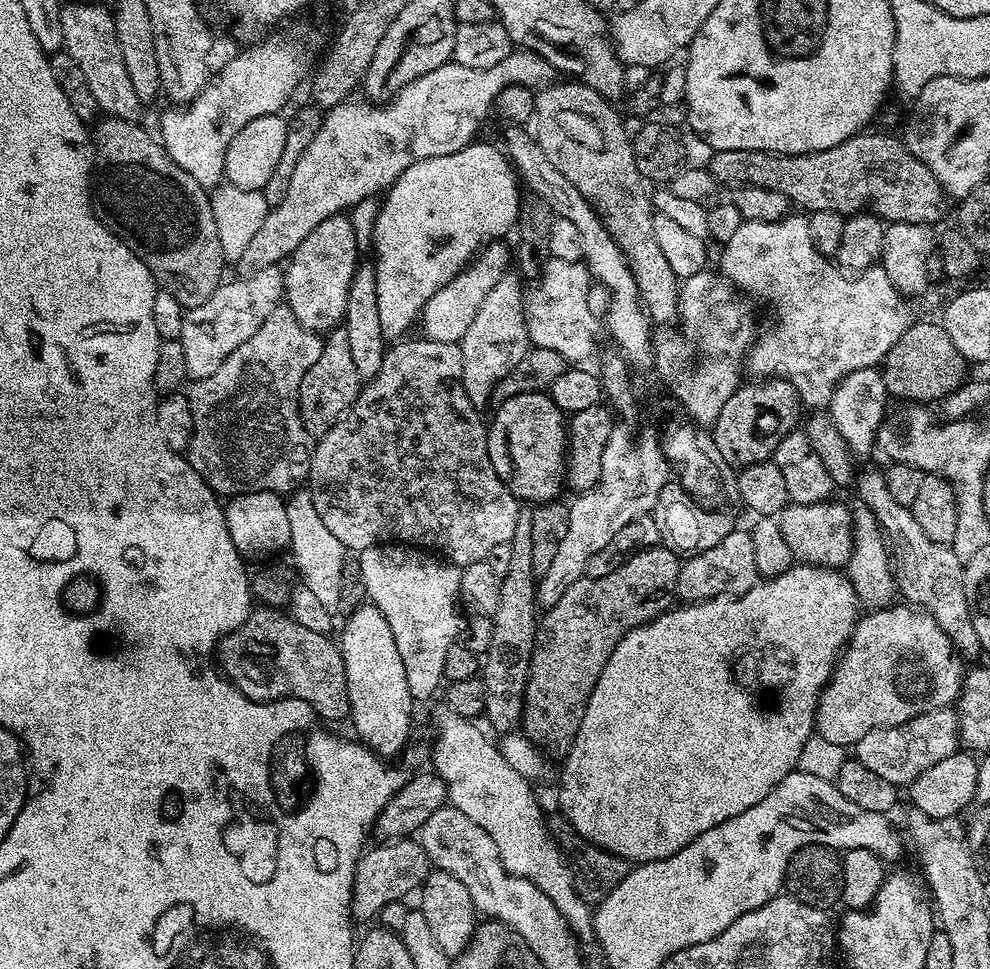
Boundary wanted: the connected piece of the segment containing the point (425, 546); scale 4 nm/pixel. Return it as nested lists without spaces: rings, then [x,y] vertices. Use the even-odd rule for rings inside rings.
[[[404,338],[393,343],[385,351],[382,358],[382,370],[378,370],[376,377],[361,387],[358,398],[354,406],[350,406],[348,413],[326,435],[315,441],[310,458],[306,490],[314,498],[314,506],[318,510],[318,515],[322,517],[322,523],[330,529],[330,534],[334,534],[334,538],[338,538],[338,542],[342,542],[342,546],[349,553],[359,554],[376,544],[396,541],[421,550],[431,550],[443,557],[447,563],[457,566],[487,560],[494,546],[508,544],[510,538],[514,538],[514,526],[518,526],[518,518],[522,511],[521,501],[517,500],[516,495],[502,482],[502,478],[498,478],[490,462],[486,420],[480,417],[481,409],[470,402],[464,389],[462,350],[459,344],[434,342],[427,338],[408,339]]]

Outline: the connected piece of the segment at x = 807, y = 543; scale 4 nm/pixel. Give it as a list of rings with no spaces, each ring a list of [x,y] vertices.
[[[836,498],[821,504],[789,503],[778,517],[782,536],[793,557],[801,564],[819,564],[821,568],[843,569],[850,562],[854,548],[853,509],[839,504]]]

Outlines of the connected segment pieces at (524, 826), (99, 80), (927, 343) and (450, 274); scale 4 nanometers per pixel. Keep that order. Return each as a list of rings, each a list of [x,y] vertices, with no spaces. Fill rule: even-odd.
[[[441,712],[440,725],[436,728],[440,737],[432,744],[431,767],[446,782],[448,804],[462,810],[470,822],[482,826],[494,838],[494,846],[498,846],[498,854],[510,875],[534,882],[558,906],[577,937],[591,937],[593,909],[579,896],[572,866],[548,832],[546,812],[540,809],[540,800],[532,789],[535,787],[502,758],[497,741],[488,740],[489,733],[480,732],[479,723],[457,712]]]
[[[68,4],[60,9],[62,20],[63,51],[78,62],[87,85],[105,117],[113,116],[123,120],[139,121],[142,105],[138,93],[126,74],[126,62],[122,62],[122,50],[118,50],[118,38],[114,30],[112,12],[98,4]]]
[[[928,320],[922,321],[921,324],[919,322],[909,324],[902,338],[894,342],[894,346],[882,361],[882,371],[889,397],[896,399],[897,396],[900,400],[916,400],[912,402],[943,401],[950,393],[958,391],[960,385],[964,383],[966,379],[964,368],[966,369],[966,361],[962,358],[962,354],[958,354],[958,346],[950,342],[950,334],[946,334],[943,323],[931,324]]]
[[[470,143],[461,152],[414,162],[414,166],[407,168],[383,197],[378,218],[370,226],[370,237],[376,247],[378,312],[382,330],[389,341],[399,341],[407,333],[404,331],[417,323],[424,303],[434,298],[446,282],[464,271],[481,249],[504,238],[507,232],[509,235],[520,219],[522,184],[517,171],[499,147],[480,143]]]

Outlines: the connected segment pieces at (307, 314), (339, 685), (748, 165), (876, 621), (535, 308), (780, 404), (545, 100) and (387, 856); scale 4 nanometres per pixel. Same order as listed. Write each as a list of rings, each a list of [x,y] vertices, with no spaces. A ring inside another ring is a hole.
[[[337,214],[314,226],[314,230],[302,238],[300,245],[288,257],[284,268],[284,300],[294,318],[298,318],[306,330],[327,334],[343,321],[350,282],[361,259],[356,240],[358,233],[351,219],[347,215]]]
[[[253,607],[246,622],[242,622],[242,626],[238,626],[220,640],[218,660],[219,656],[222,675],[246,698],[261,702],[304,700],[312,707],[317,717],[325,716],[328,720],[340,720],[343,716],[345,719],[349,715],[346,670],[337,641],[331,635],[301,626],[293,616],[279,607]]]
[[[865,131],[852,136],[838,146],[830,146],[830,150],[807,152],[806,154],[782,154],[766,150],[716,150],[711,153],[712,161],[706,164],[716,183],[721,186],[758,186],[762,190],[778,190],[778,194],[786,194],[789,205],[798,207],[805,213],[838,212],[841,214],[860,214],[864,208],[873,208],[879,219],[897,224],[935,225],[940,211],[944,208],[946,193],[941,188],[938,178],[904,145],[899,135],[887,136],[884,132]]]
[[[904,602],[869,611],[857,623],[852,638],[836,665],[836,671],[828,682],[828,687],[820,695],[820,705],[816,709],[815,731],[822,738],[826,738],[826,742],[834,742],[834,746],[847,749],[866,738],[870,730],[893,728],[910,722],[930,710],[955,705],[964,690],[966,667],[964,668],[963,662],[965,663],[961,653],[946,634],[946,630],[938,626],[938,622],[929,612]]]
[[[548,260],[538,277],[538,282],[527,289],[524,297],[524,320],[528,323],[529,341],[535,347],[554,350],[566,362],[588,362],[584,360],[591,358],[596,335],[602,332],[601,321],[596,321],[596,316],[592,313],[592,304],[588,301],[588,282],[590,283],[590,275],[583,263]]]
[[[756,378],[751,382],[753,384],[745,383],[734,394],[730,394],[730,398],[726,398],[726,406],[722,406],[715,424],[710,428],[712,438],[721,451],[722,460],[732,470],[739,470],[763,460],[772,460],[778,450],[778,442],[782,442],[786,434],[794,431],[797,427],[796,419],[802,413],[800,395],[789,380]]]
[[[553,82],[547,88],[541,88],[536,92],[536,114],[534,117],[534,135],[547,160],[555,165],[555,169],[567,179],[573,182],[591,202],[598,202],[598,212],[604,221],[605,227],[612,235],[614,242],[620,247],[628,268],[631,270],[640,296],[640,303],[644,311],[660,326],[677,319],[680,310],[680,285],[674,270],[666,262],[658,241],[654,238],[654,209],[652,207],[652,192],[646,183],[644,175],[638,170],[634,162],[634,150],[632,149],[633,137],[628,136],[620,116],[615,112],[613,101],[607,100],[598,90],[594,90],[589,84],[568,82],[572,84],[559,84]]]
[[[401,838],[377,843],[377,848],[369,847],[356,864],[352,892],[352,916],[356,920],[375,921],[386,902],[404,900],[407,892],[415,893],[434,868],[419,839]]]

